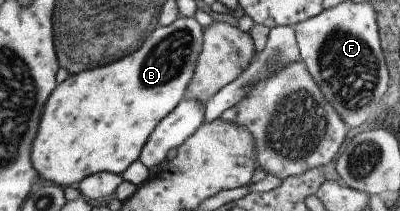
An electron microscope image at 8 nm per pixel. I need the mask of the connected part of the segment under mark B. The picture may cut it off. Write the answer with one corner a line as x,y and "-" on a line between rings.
180,17
171,25
158,25
158,27
140,43
140,49
136,49
132,55
126,55
124,59
117,60
115,63
94,67
94,69
86,68
86,71
80,71
80,73
76,73
76,75
70,74
60,85
56,85
54,91
48,95
48,99
46,99
46,103
44,103
42,117
40,117
36,137
34,137
34,141
32,141
32,149
30,149
29,154
30,164
36,171
38,177
62,188
74,185
74,183
78,184
82,179
101,172
111,172
115,175
121,175
131,163
138,160
143,144
150,136
151,131
154,130
154,127
160,122
160,119
163,119
170,111
173,111
174,107
184,98
183,95
189,80
192,78
196,59
201,51
201,35
202,29
193,18

